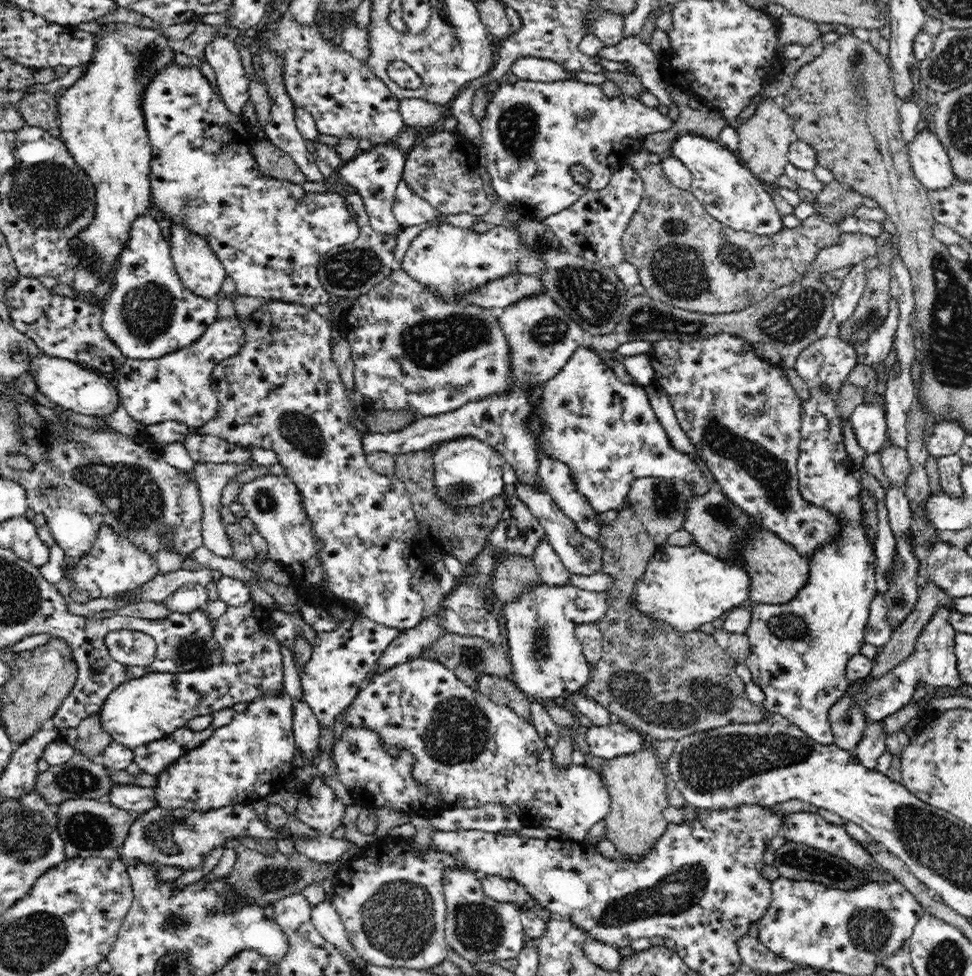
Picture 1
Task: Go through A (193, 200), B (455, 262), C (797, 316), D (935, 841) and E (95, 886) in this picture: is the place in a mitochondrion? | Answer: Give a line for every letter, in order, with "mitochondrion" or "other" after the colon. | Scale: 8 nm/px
A: mitochondrion
B: other
C: mitochondrion
D: mitochondrion
E: other

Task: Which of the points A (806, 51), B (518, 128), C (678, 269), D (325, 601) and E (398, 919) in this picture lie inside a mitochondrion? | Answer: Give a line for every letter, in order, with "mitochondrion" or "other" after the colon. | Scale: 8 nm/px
A: other
B: mitochondrion
C: mitochondrion
D: other
E: mitochondrion

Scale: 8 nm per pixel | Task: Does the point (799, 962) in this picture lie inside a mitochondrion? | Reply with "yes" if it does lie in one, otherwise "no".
no

